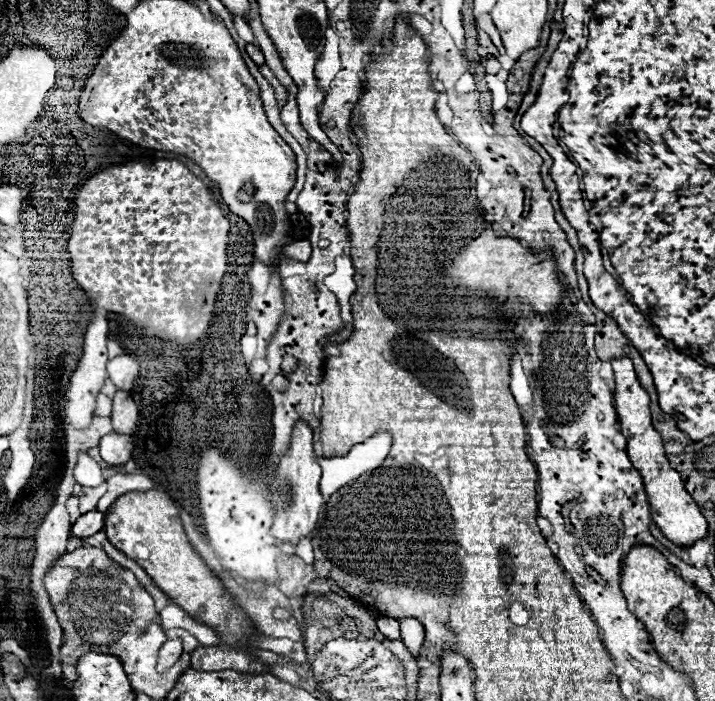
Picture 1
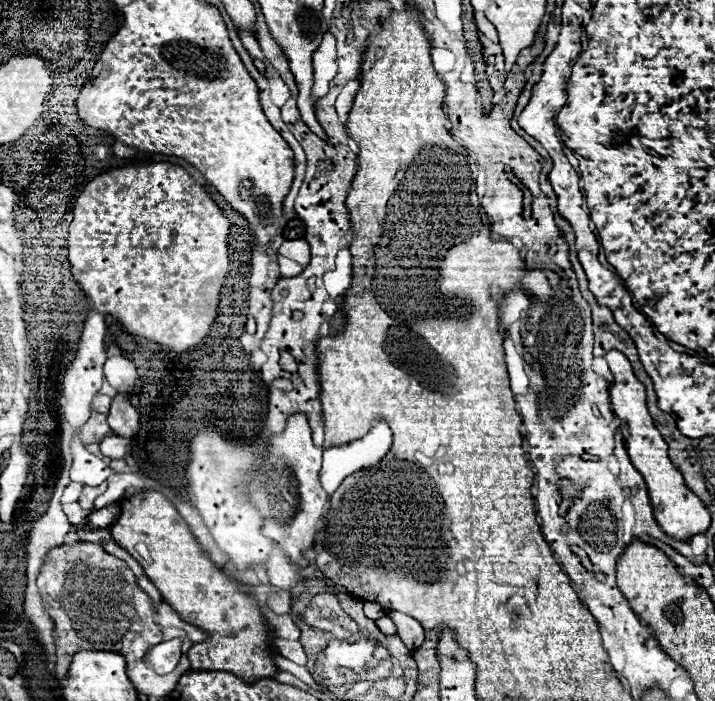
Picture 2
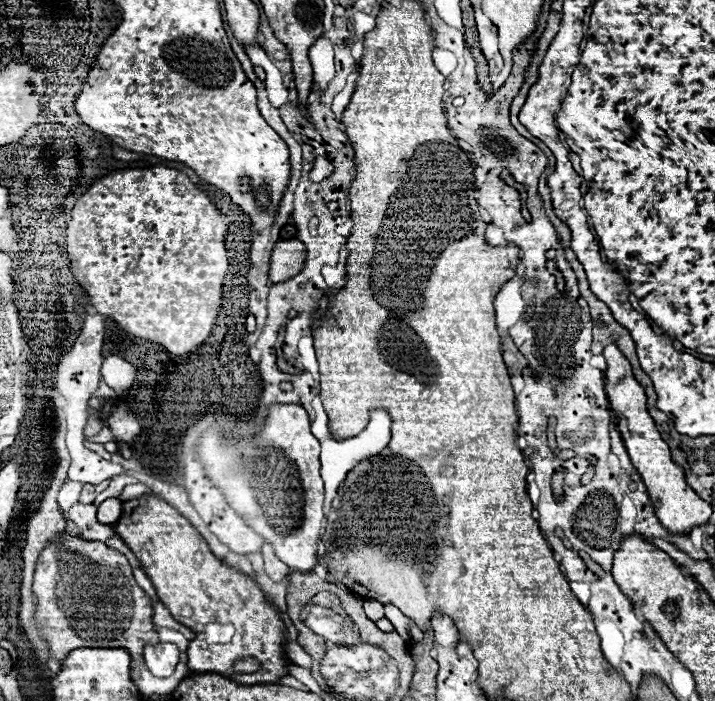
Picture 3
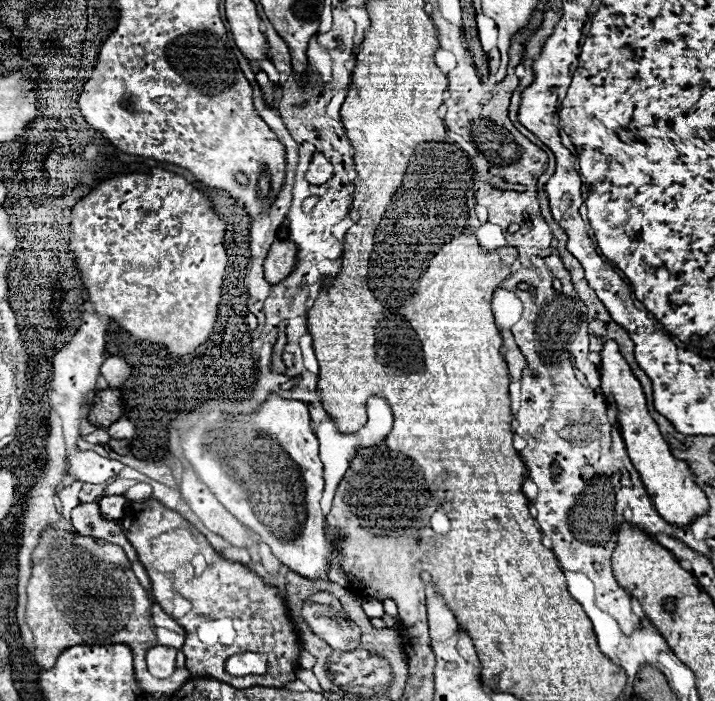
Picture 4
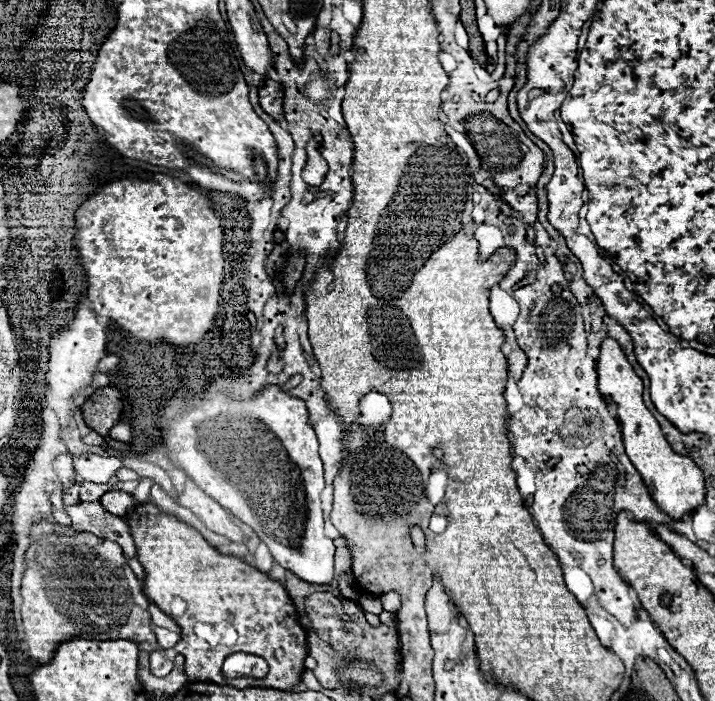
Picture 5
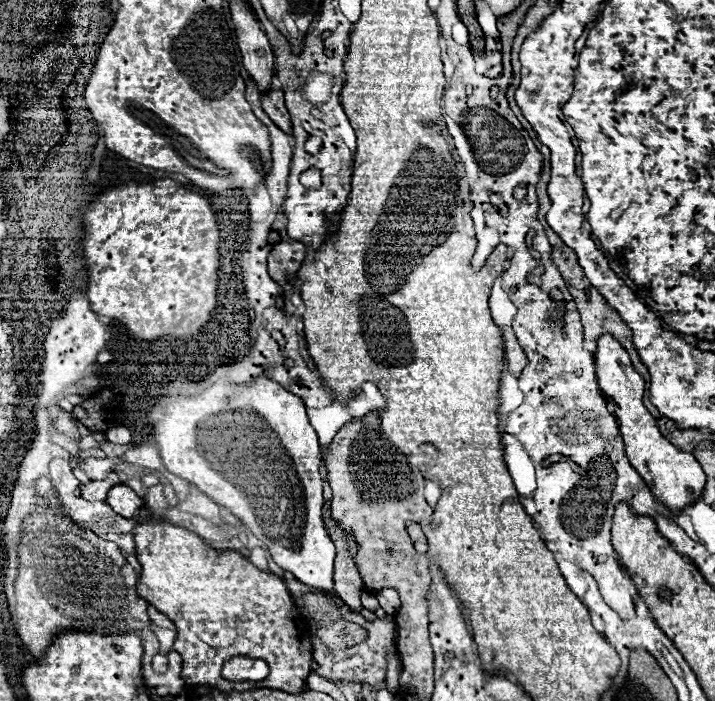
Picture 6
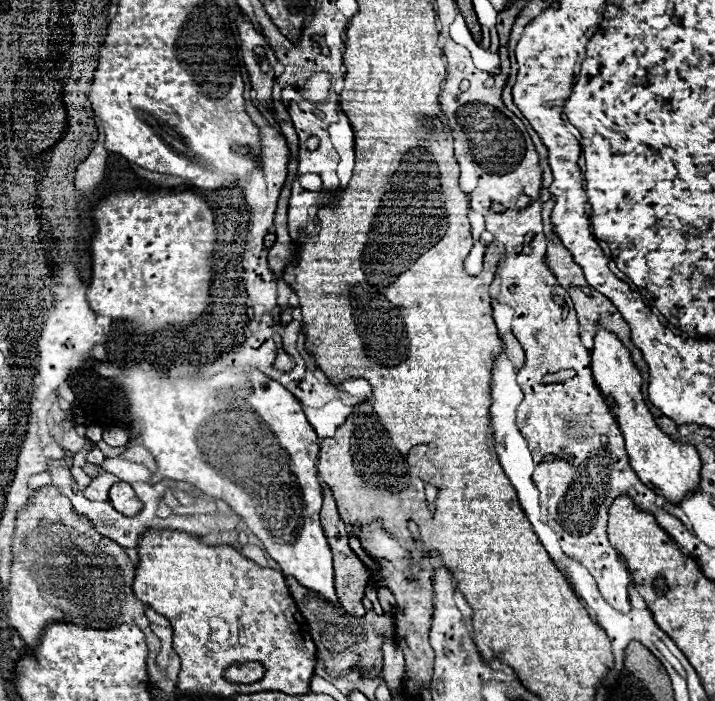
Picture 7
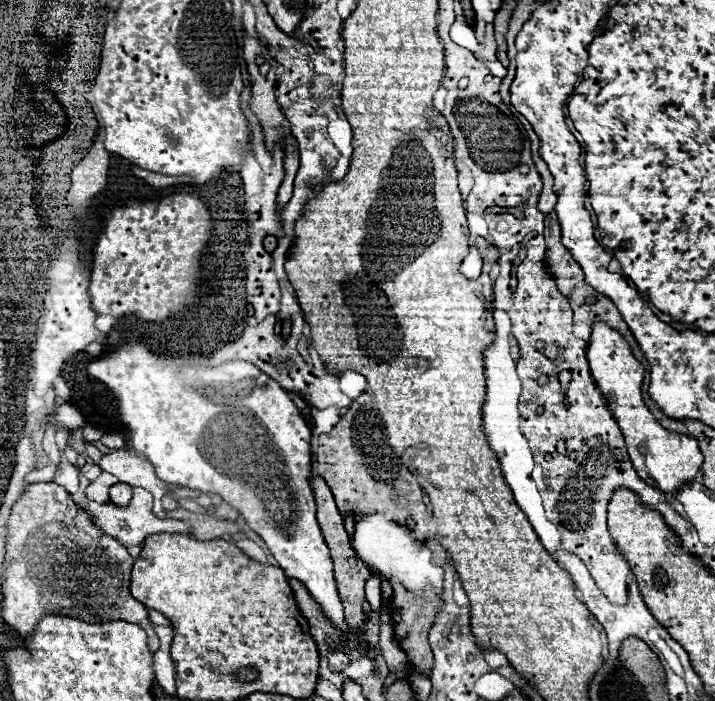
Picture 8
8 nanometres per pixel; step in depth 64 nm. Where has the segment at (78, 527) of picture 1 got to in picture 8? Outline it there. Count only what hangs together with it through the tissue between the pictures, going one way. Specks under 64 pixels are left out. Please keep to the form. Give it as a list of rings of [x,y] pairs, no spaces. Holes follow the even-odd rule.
[[[114,484],[112,488],[110,488],[110,500],[112,500],[112,504],[116,504],[116,506],[128,506],[130,504],[130,500],[132,500],[132,486],[128,486],[128,484]]]

